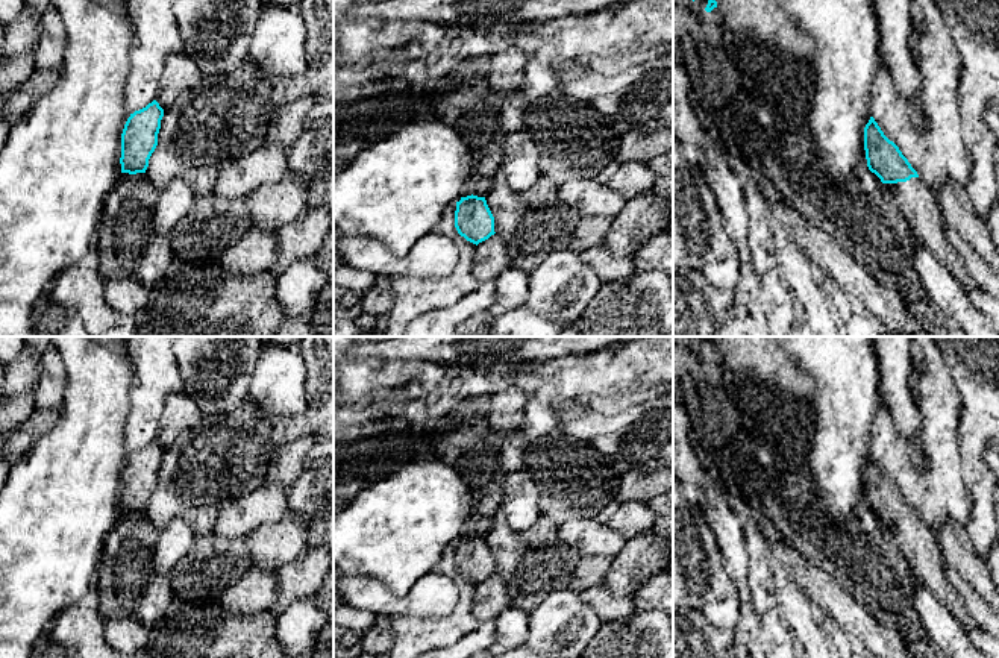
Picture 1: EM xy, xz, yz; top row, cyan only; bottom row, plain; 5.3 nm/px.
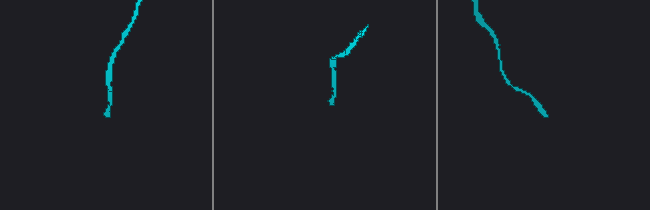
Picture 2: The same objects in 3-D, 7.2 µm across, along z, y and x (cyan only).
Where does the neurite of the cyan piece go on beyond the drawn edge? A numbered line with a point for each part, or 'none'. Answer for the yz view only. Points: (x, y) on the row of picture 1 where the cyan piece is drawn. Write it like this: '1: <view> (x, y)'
1: yz (917, 203)

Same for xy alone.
none

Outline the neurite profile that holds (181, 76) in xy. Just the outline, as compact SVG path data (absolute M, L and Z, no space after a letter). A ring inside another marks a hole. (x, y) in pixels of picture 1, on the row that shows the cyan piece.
M177 52L165 59L159 79L156 102L167 111L180 97L191 94L202 85L202 73L185 52Z

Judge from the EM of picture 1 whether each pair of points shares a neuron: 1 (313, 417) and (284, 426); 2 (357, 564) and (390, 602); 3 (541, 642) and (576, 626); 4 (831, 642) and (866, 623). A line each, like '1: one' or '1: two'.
1: one
2: two
3: one
4: two

